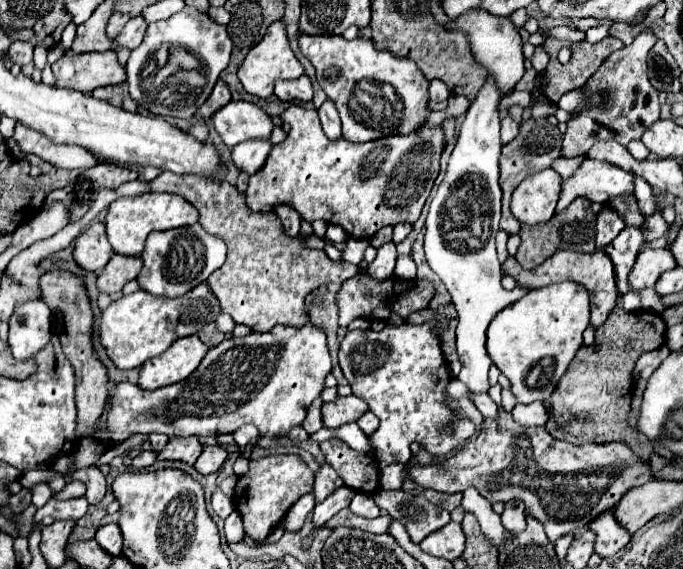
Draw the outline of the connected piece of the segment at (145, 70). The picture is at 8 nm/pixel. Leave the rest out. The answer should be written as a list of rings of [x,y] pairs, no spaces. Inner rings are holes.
[[[185,7],[185,11],[179,11],[165,21],[149,23],[143,43],[131,51],[129,61],[125,65],[129,95],[133,101],[139,103],[139,107],[157,117],[191,119],[211,95],[221,71],[229,65],[231,47],[233,43],[227,33],[227,27],[211,21],[207,13],[201,13],[195,7]],[[165,53],[171,53],[167,65],[165,65]],[[169,75],[173,77],[177,75],[177,85],[163,89],[155,95],[155,89],[163,85]]]

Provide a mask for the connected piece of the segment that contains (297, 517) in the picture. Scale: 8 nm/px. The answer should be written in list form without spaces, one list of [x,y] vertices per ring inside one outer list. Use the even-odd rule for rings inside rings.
[[[309,493],[309,495],[303,495],[291,509],[289,509],[289,513],[287,513],[287,519],[285,519],[285,531],[291,531],[291,533],[295,533],[295,531],[299,531],[301,527],[303,527],[303,523],[305,523],[305,517],[309,515],[309,511],[315,507],[315,499],[313,499],[313,493]]]

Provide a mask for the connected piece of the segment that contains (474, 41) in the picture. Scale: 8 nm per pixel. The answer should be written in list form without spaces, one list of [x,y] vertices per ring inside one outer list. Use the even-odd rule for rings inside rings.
[[[467,11],[465,15],[461,15],[461,19],[449,21],[449,29],[461,29],[461,31],[467,33],[475,59],[483,67],[487,67],[489,75],[493,75],[497,79],[499,91],[503,95],[509,93],[509,91],[513,91],[515,83],[525,73],[525,67],[523,67],[525,57],[523,57],[521,35],[519,35],[517,29],[513,29],[511,19],[507,19],[507,17],[495,17],[495,15],[489,15],[487,11]]]

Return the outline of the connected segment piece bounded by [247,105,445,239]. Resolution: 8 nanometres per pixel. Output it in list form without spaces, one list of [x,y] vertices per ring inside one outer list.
[[[291,105],[281,115],[281,119],[291,129],[283,143],[273,145],[263,169],[249,177],[247,205],[251,211],[261,211],[265,205],[279,205],[283,201],[291,201],[305,221],[313,223],[317,219],[325,219],[333,225],[341,225],[347,235],[355,239],[367,239],[387,225],[413,225],[419,219],[421,209],[431,193],[433,181],[439,175],[439,159],[445,149],[445,135],[441,127],[421,125],[409,135],[391,135],[367,143],[351,143],[343,137],[333,143],[325,139],[317,111],[307,111],[303,107]]]

